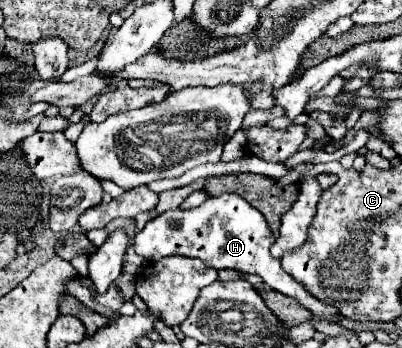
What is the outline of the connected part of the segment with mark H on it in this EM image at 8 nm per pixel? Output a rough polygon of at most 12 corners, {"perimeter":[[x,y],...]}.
{"perimeter":[[241,196],[167,210],[135,236],[149,262],[179,254],[257,274],[313,316],[317,300],[273,260],[275,238]]}

